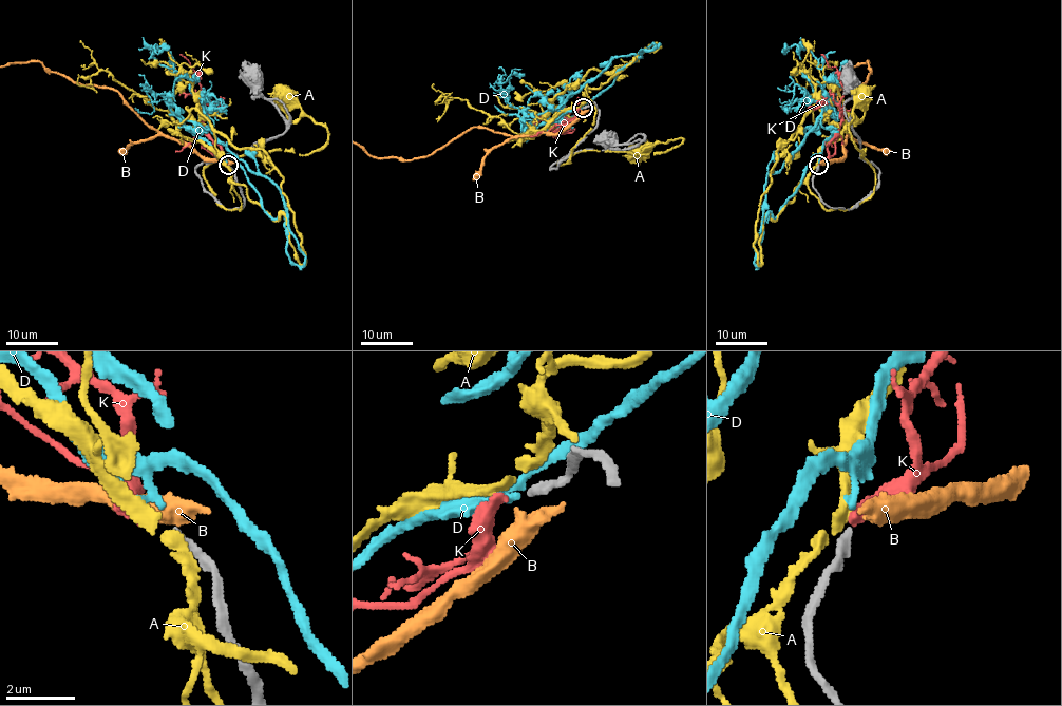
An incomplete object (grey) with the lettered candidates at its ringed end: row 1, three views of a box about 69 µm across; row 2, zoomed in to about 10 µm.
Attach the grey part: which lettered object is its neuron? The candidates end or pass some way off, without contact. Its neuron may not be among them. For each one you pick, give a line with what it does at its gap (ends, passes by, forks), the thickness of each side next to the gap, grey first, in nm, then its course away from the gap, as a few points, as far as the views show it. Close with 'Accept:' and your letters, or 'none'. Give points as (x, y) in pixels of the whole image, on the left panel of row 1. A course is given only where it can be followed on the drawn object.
D: It ends there. Thickness 240 nm (grey) against 220 nm. Its course: (227, 163), (200, 135), (213, 122), (190, 81), (163, 67), (150, 49), (155, 45), (157, 53), (169, 46)
Accept: D

